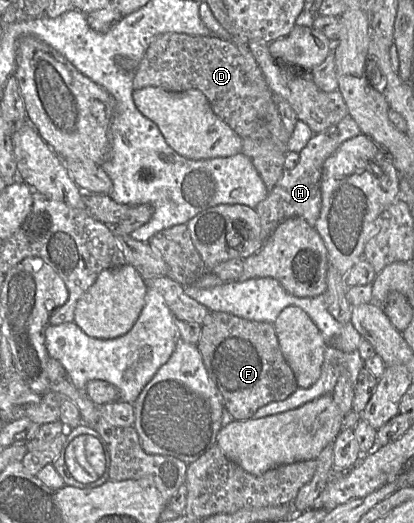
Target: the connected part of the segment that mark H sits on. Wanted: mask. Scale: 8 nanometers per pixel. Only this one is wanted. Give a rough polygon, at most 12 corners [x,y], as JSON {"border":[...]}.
{"border":[[347,115],[312,136],[255,207],[263,239],[301,217],[315,227],[323,164],[360,133]]}

